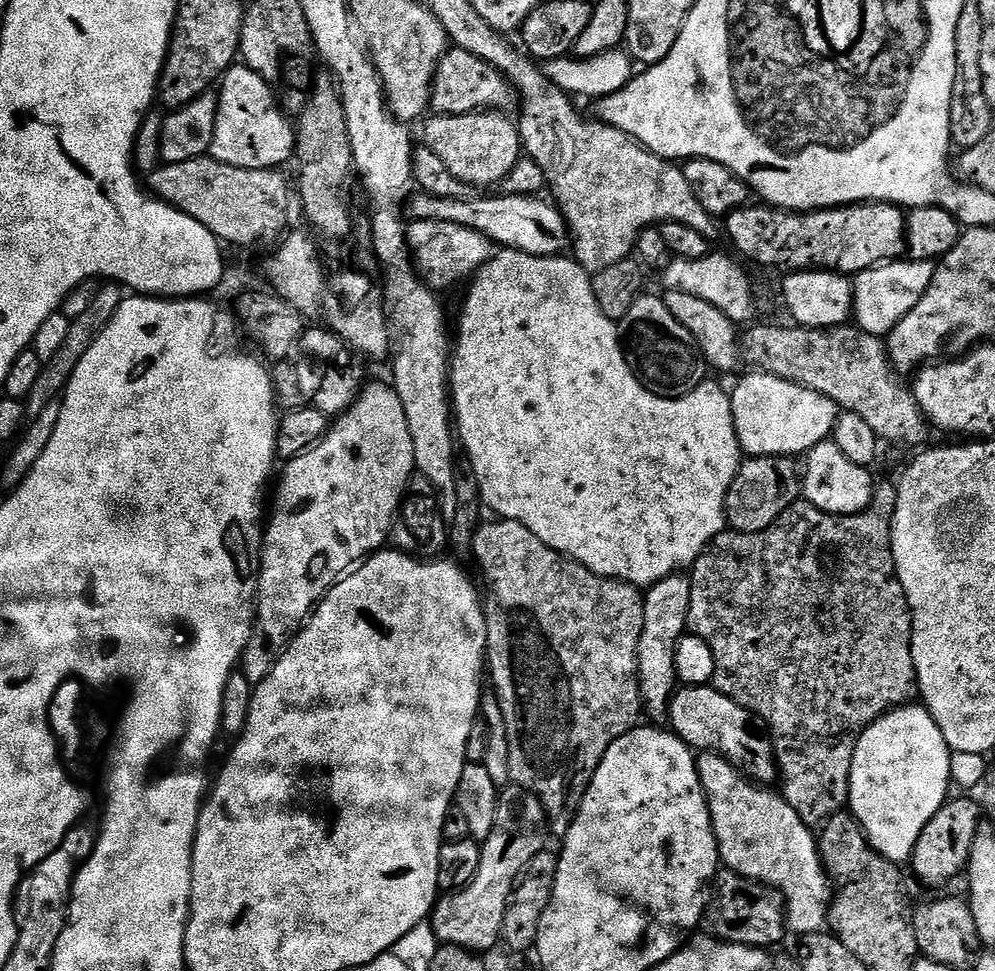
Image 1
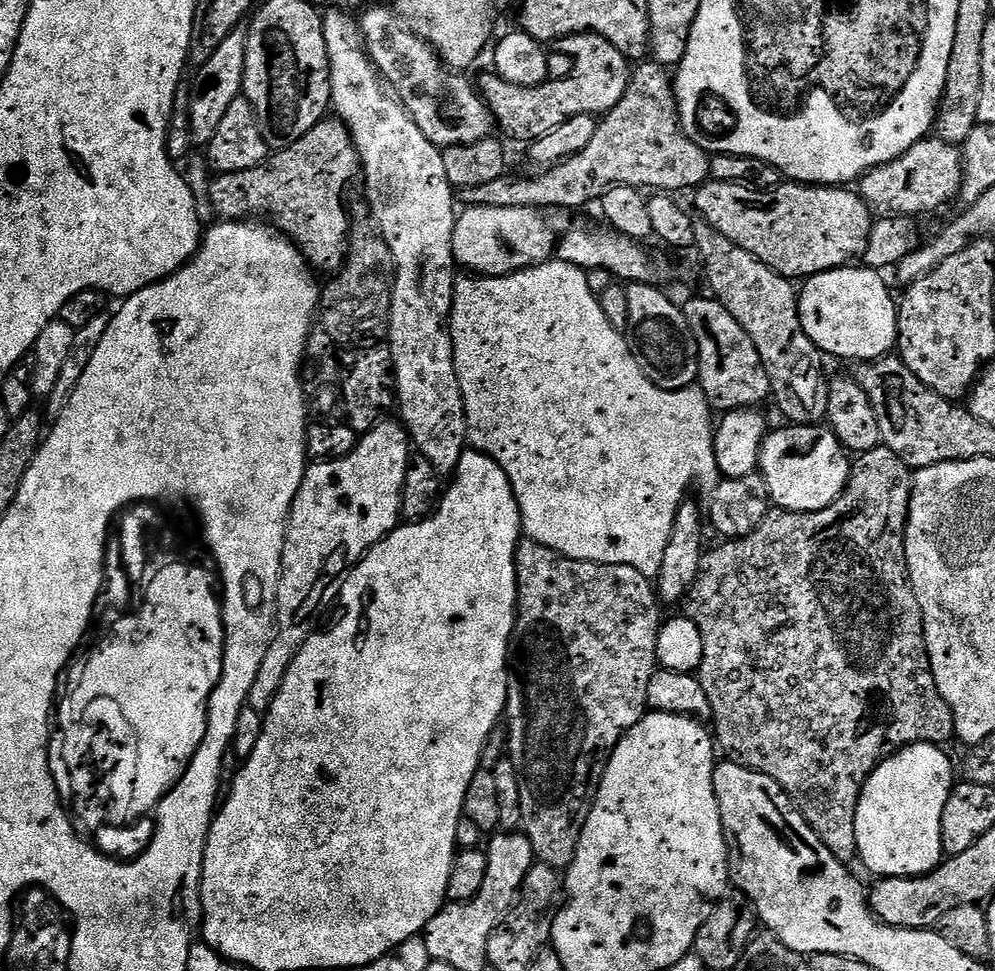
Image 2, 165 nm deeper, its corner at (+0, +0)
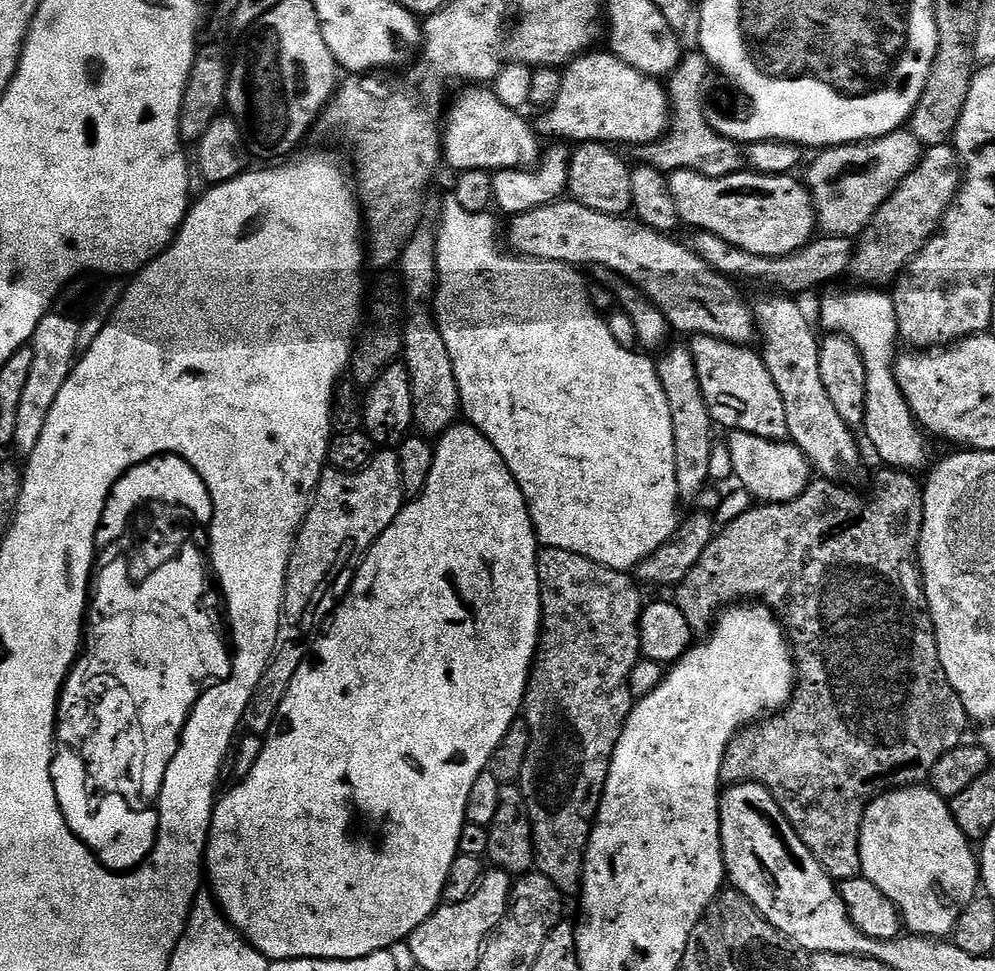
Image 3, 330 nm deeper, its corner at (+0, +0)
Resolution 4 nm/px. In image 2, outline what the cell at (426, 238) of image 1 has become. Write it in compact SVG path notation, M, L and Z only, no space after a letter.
M468 206L457 215L452 253L461 269L480 276L509 276L533 264L553 259L558 232L539 208Z

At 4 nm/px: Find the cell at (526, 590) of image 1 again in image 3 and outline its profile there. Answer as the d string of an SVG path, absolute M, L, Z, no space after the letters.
M541 547L537 551L536 557L538 558L542 627L540 629L540 646L536 650L536 657L532 660L532 672L528 675L528 685L524 695L522 720L525 720L523 723L526 725L529 741L528 753L520 771L518 787L526 802L526 810L530 814L530 826L532 827L534 850L536 851L535 867L543 876L550 878L550 882L554 882L554 886L558 886L558 890L563 892L565 897L572 898L572 895L575 897L582 888L584 855L588 849L592 825L596 823L596 812L600 809L600 799L604 797L604 787L606 786L612 755L616 749L618 738L624 729L624 723L627 722L634 707L634 697L628 685L628 679L630 678L630 670L634 670L634 666L642 659L640 615L643 614L646 607L646 600L640 597L641 585L628 572L619 572L613 568L607 568L590 558L582 558L582 554L574 554L570 550Z

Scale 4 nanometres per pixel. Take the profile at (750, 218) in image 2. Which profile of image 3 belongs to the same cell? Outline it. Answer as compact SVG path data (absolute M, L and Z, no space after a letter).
M682 170L668 176L668 185L681 221L692 230L713 232L755 256L789 256L812 243L818 232L812 195L796 178L792 174L762 178L759 172L741 170L715 180Z

